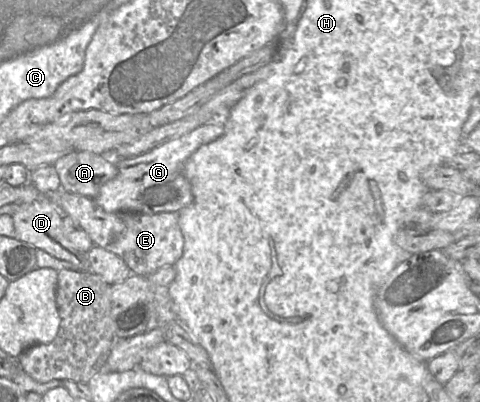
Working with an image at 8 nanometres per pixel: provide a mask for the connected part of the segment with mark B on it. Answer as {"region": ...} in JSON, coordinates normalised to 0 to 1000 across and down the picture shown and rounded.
{"region":[[[133,667],[121,674],[119,687],[117,759],[125,786],[119,833],[98,856],[75,856],[48,873],[38,888],[38,910],[81,953],[106,945],[183,953],[202,928],[225,920],[221,898],[231,866],[246,843],[258,843],[244,841],[235,823],[229,776],[231,709],[188,674],[154,674]]]}

